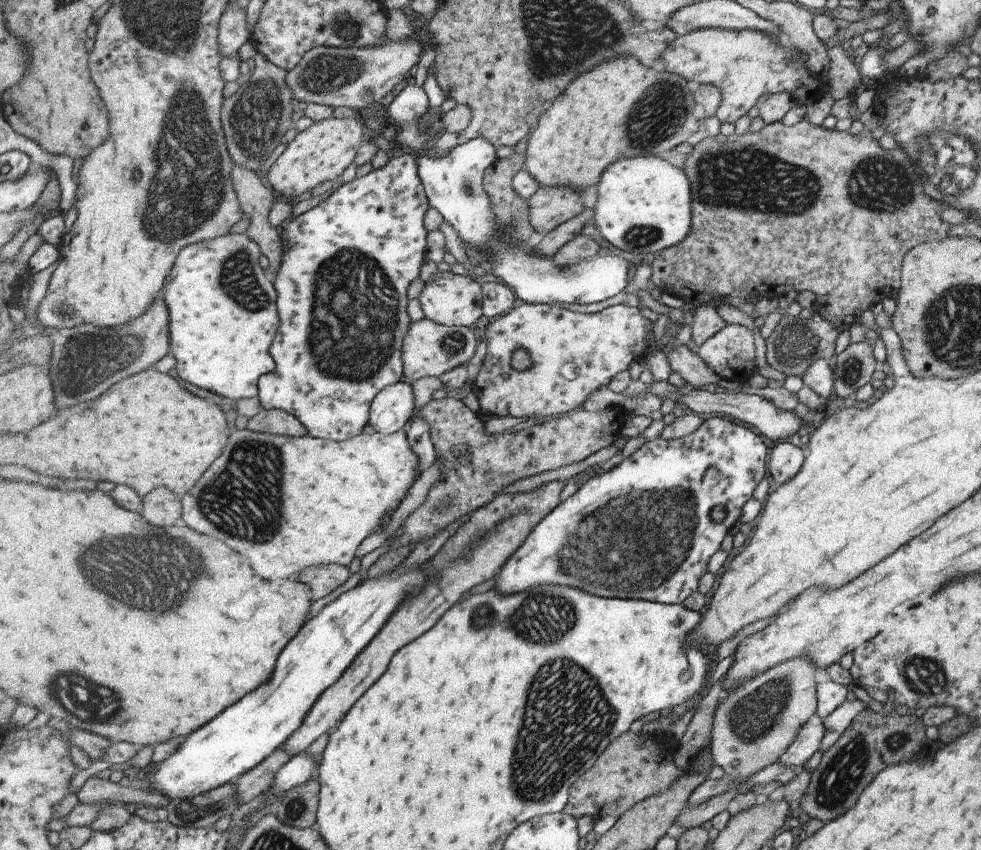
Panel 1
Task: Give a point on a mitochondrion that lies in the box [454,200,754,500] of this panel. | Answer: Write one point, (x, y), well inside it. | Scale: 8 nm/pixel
(641, 236)

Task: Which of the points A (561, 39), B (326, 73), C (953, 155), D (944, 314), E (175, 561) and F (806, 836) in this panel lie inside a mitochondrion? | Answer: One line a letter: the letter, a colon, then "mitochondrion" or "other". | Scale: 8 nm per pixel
A: mitochondrion
B: mitochondrion
C: mitochondrion
D: mitochondrion
E: mitochondrion
F: other

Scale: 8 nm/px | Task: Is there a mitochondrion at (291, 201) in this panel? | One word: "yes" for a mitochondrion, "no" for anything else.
no

